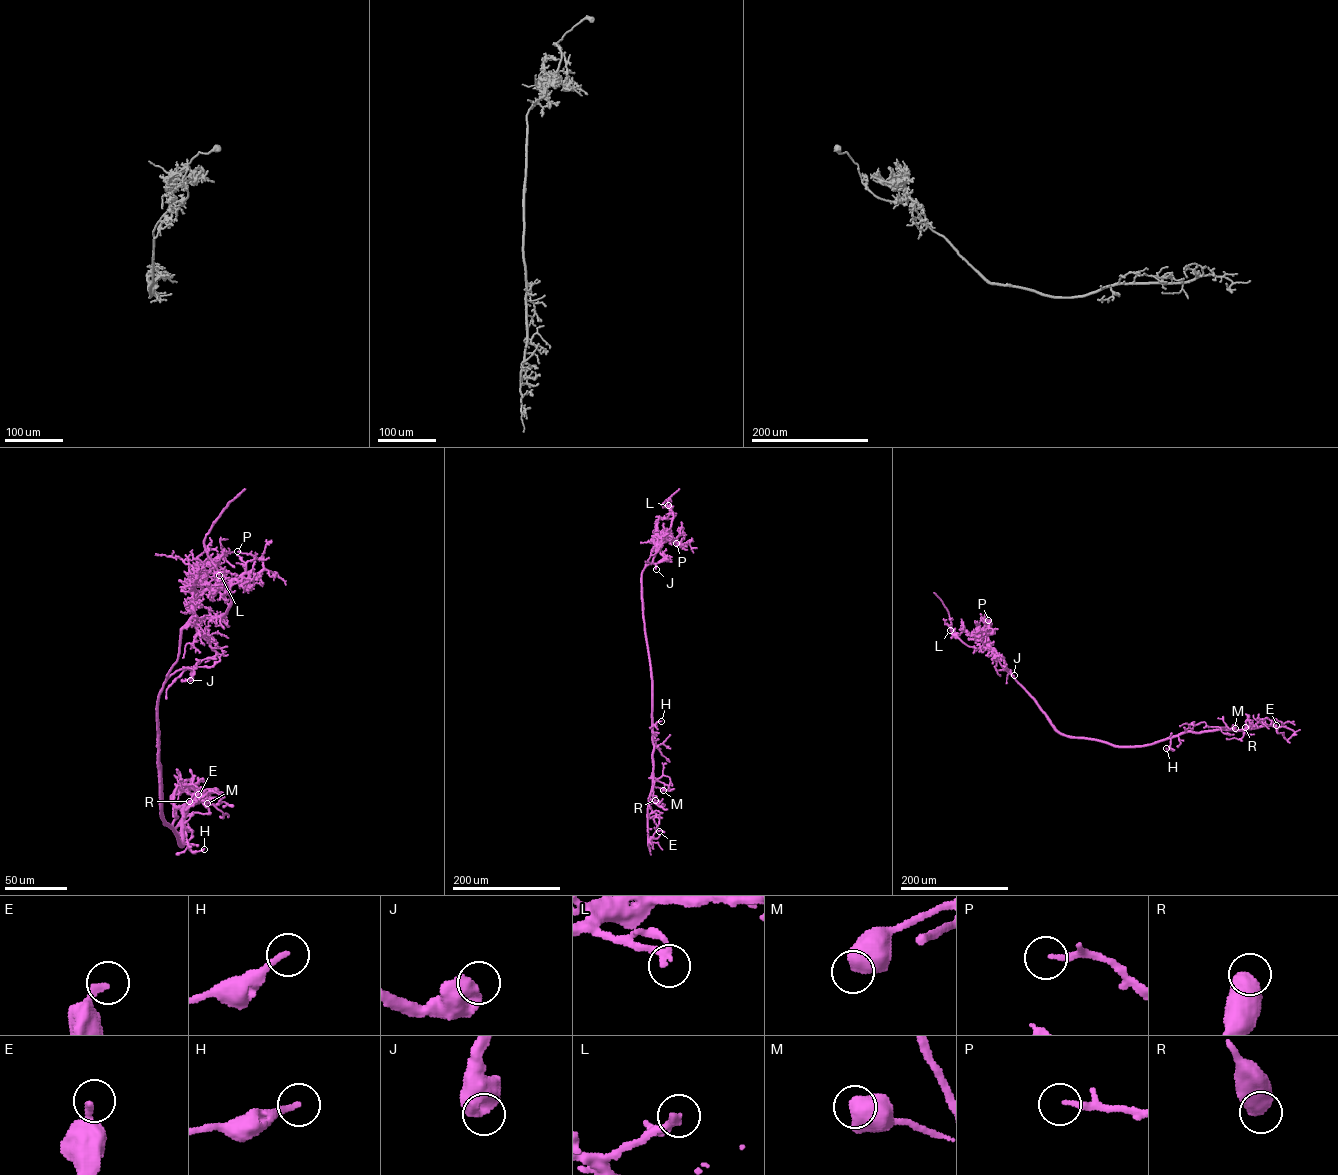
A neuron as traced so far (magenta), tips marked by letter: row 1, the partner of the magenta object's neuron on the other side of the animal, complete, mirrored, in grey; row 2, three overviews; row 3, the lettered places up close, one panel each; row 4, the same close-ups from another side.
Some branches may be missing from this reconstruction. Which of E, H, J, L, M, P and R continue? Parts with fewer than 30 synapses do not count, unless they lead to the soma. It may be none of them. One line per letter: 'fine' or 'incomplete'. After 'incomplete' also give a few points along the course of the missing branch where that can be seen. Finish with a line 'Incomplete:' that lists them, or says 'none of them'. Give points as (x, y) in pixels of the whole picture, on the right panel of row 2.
E: fine
H: fine
J: fine
L: fine
M: fine
P: fine
R: fine
Incomplete: none of them

